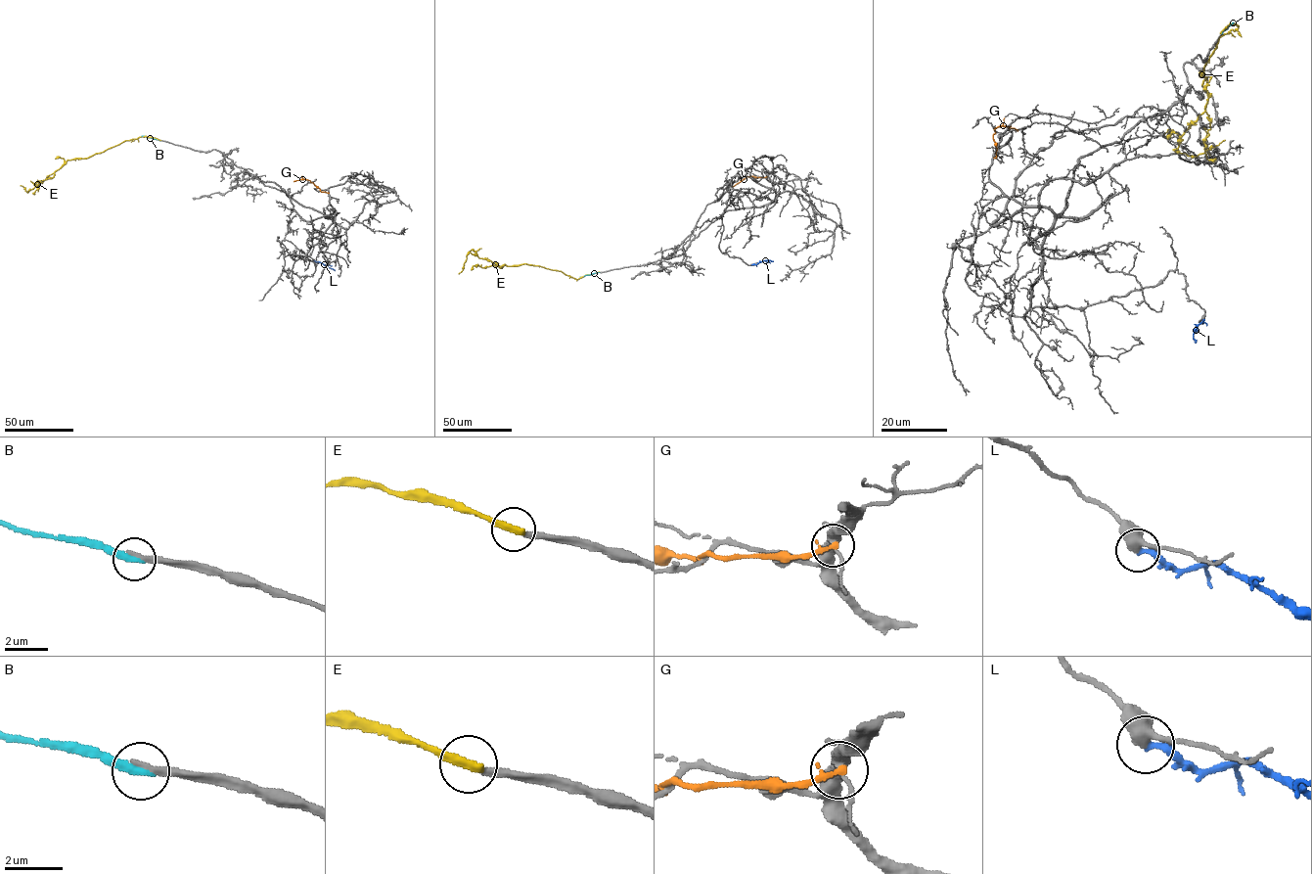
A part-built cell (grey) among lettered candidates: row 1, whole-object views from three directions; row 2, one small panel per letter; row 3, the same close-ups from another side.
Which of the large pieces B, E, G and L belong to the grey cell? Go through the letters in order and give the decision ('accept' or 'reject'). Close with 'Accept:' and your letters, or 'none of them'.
B: reject
E: reject
G: reject
L: reject
Accept: none of them

